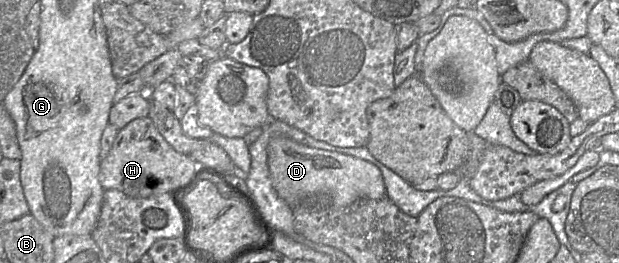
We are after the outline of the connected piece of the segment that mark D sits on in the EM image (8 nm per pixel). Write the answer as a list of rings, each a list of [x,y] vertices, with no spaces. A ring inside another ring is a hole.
[[[283,135],[269,140],[267,163],[274,190],[291,207],[315,196],[327,196],[337,207],[346,207],[361,198],[386,196],[382,173],[374,164],[350,155],[311,148]]]

